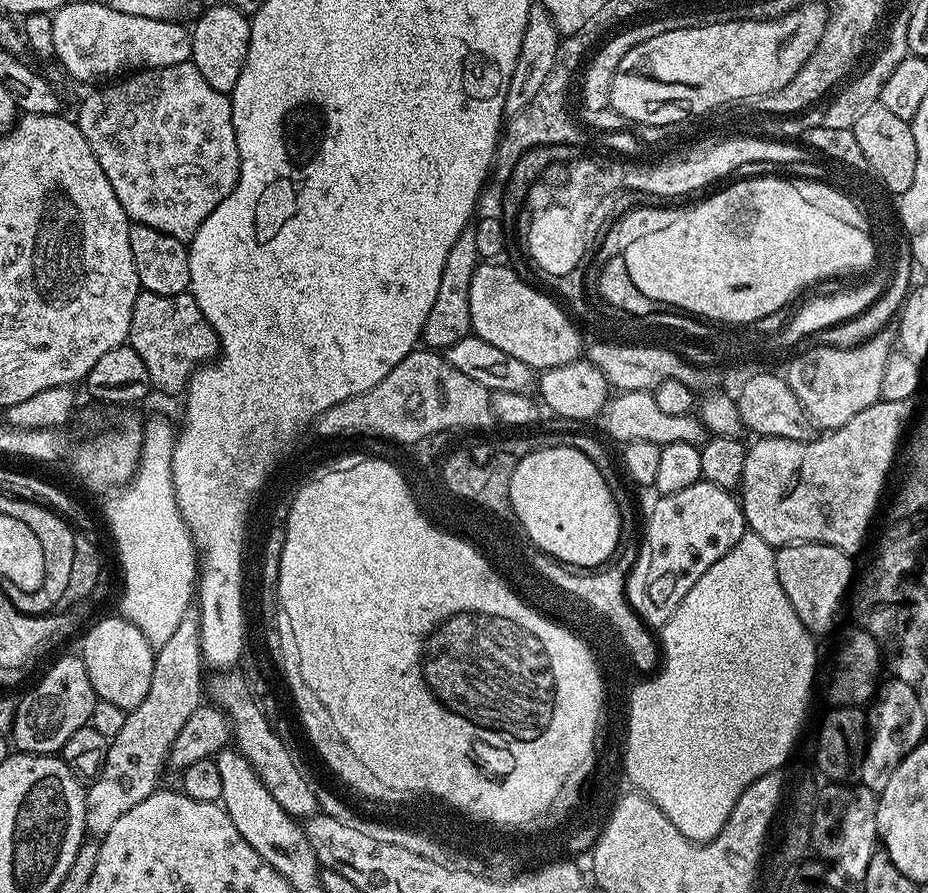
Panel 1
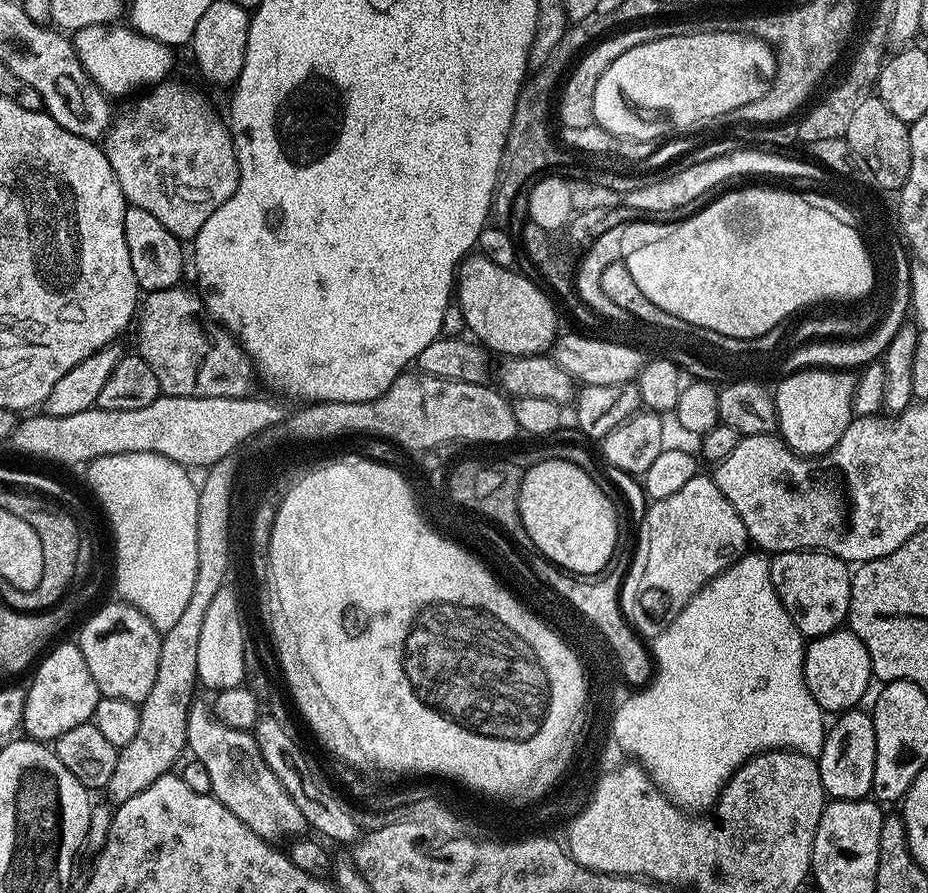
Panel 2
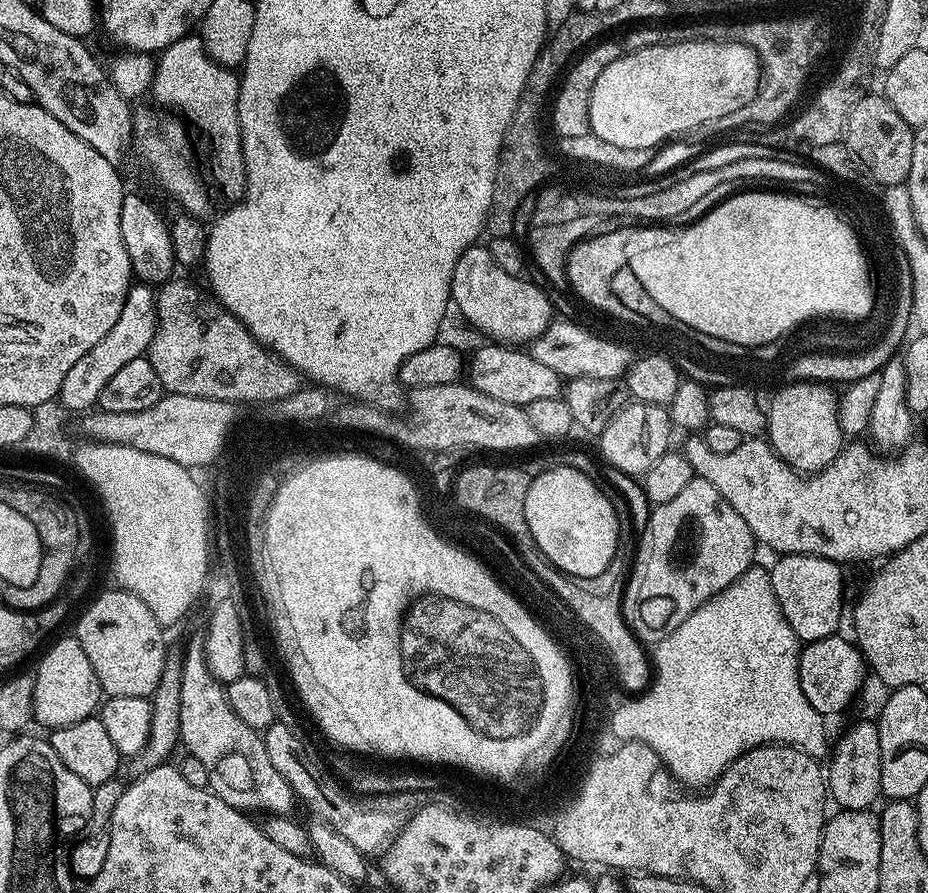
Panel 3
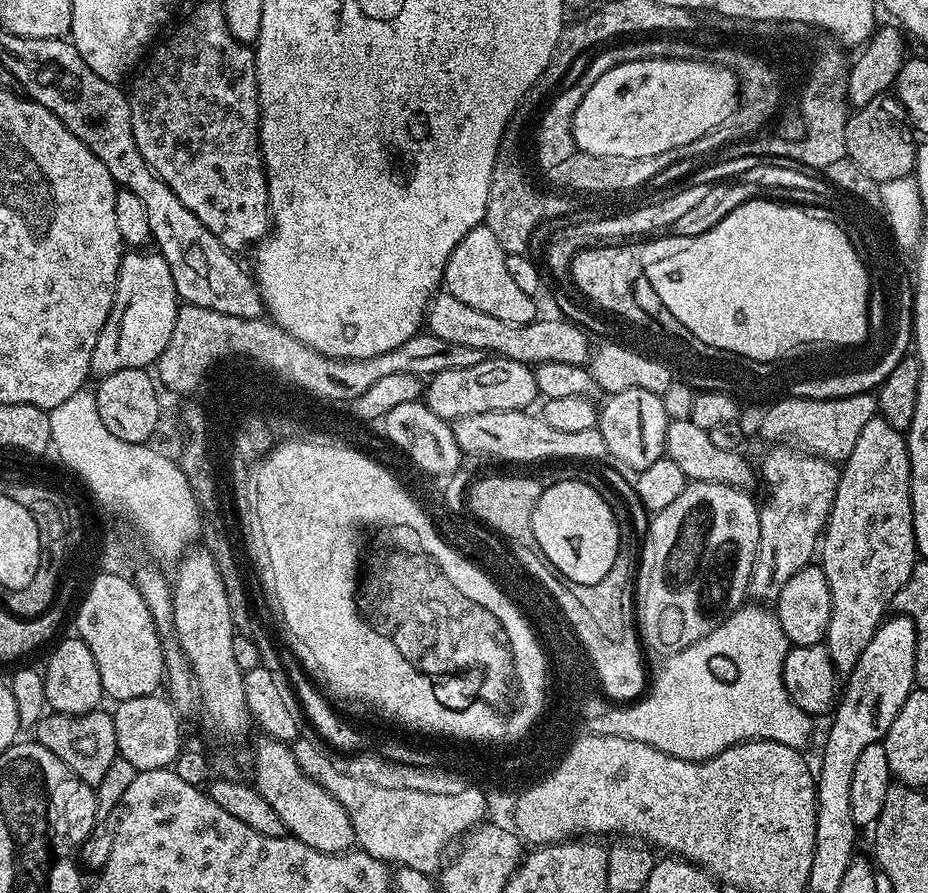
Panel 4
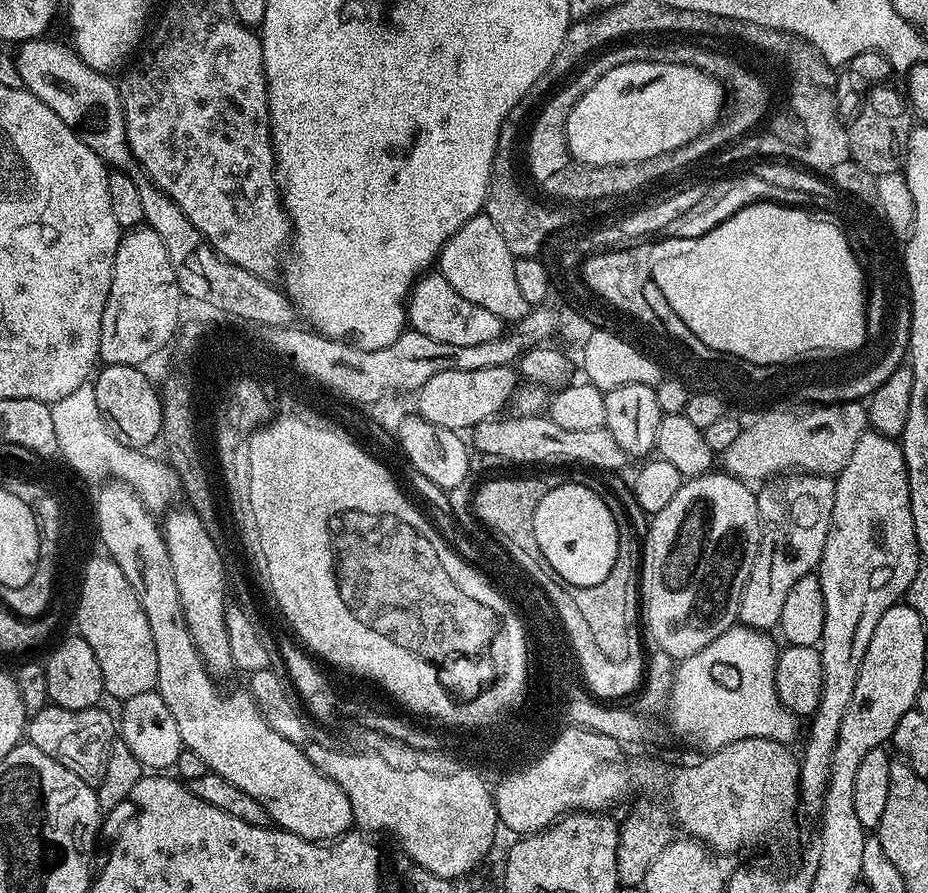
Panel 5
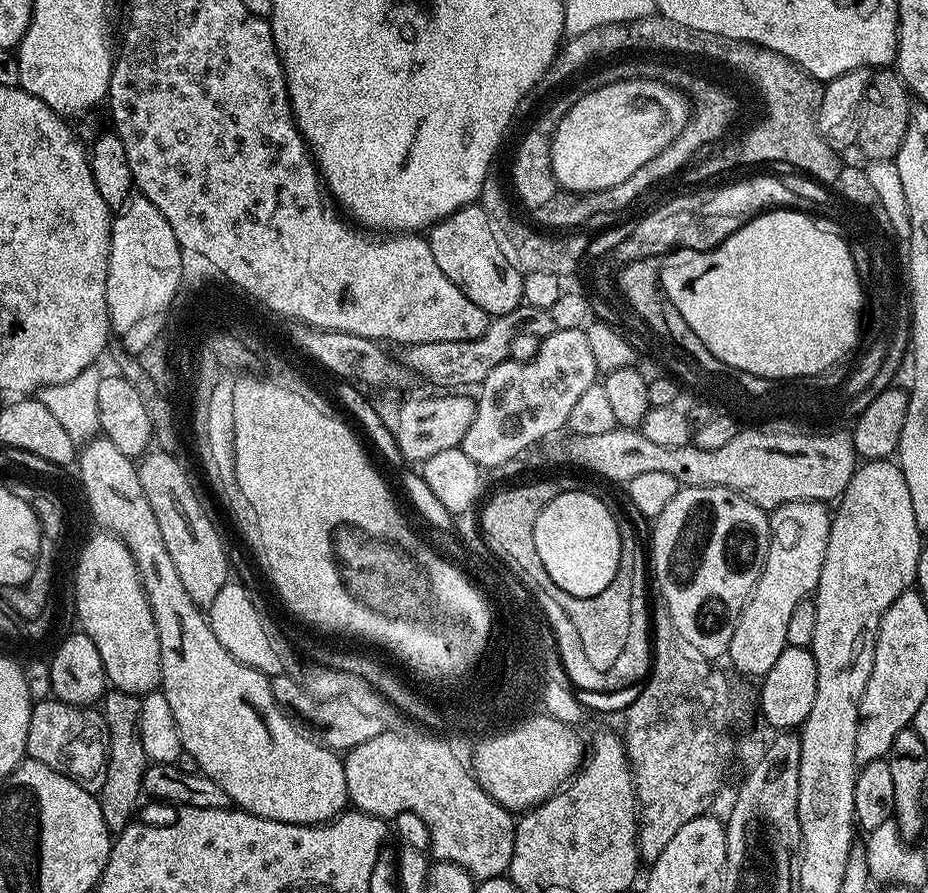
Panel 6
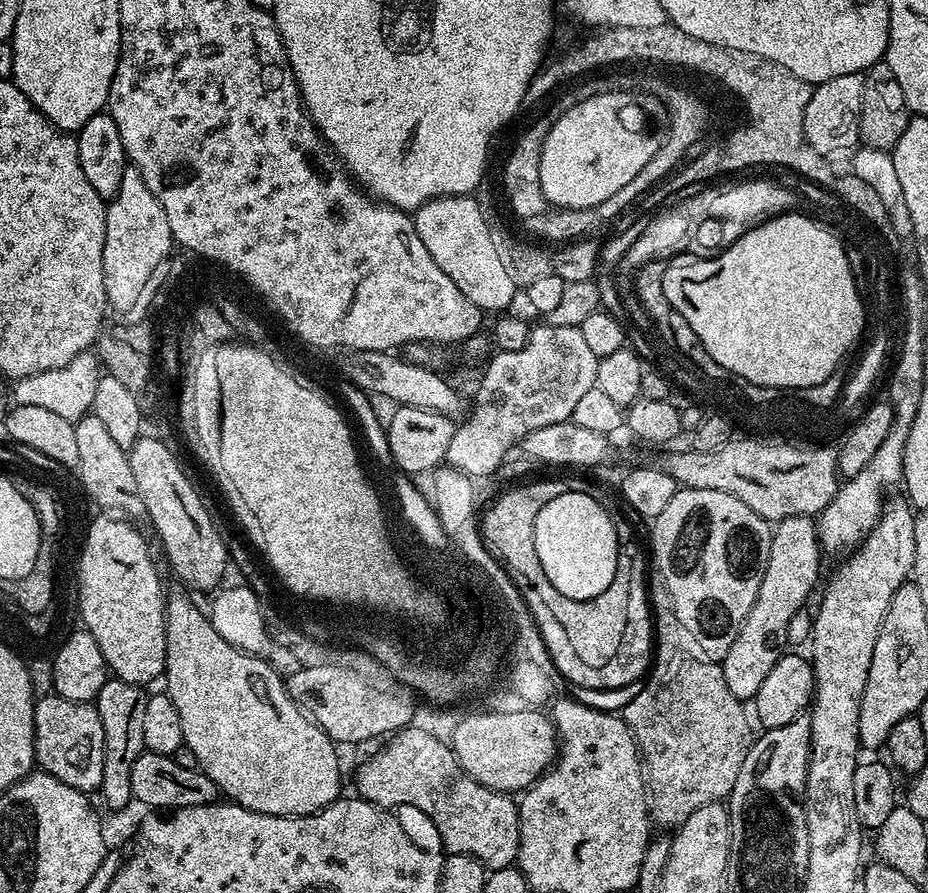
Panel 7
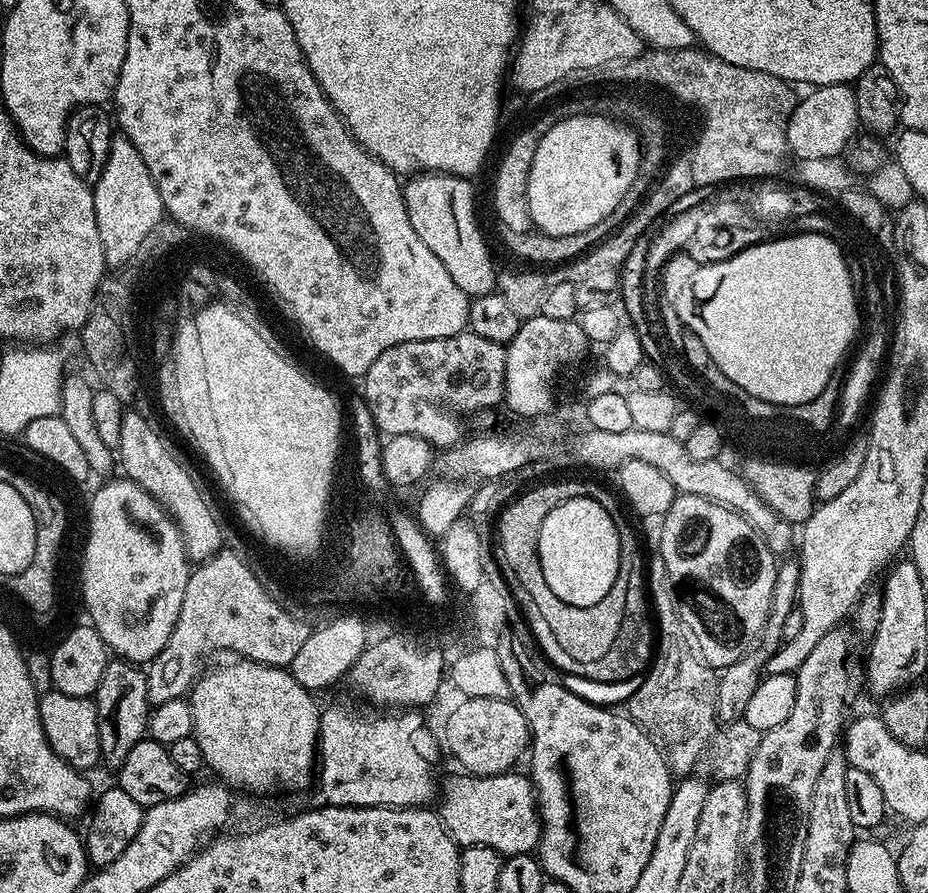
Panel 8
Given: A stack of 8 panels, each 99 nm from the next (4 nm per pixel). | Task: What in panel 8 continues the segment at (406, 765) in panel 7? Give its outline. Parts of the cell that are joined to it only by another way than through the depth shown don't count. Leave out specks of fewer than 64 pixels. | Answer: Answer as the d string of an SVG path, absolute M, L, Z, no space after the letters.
M516 770L500 772L497 776L460 776L443 777L438 788L438 815L440 823L450 834L450 838L461 849L478 846L490 846L490 850L500 853L501 857L529 855L540 843L540 814L536 807L536 789L532 787L527 775L519 776Z

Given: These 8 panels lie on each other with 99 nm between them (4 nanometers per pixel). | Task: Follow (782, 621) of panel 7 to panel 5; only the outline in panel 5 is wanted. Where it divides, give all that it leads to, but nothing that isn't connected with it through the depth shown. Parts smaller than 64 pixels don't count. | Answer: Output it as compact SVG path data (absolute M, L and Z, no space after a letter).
M804 474L785 480L785 484L772 482L761 487L764 489L759 489L756 498L761 522L760 554L742 590L738 619L743 627L753 630L775 629L779 625L786 596L799 579L819 569L832 525L835 479Z

